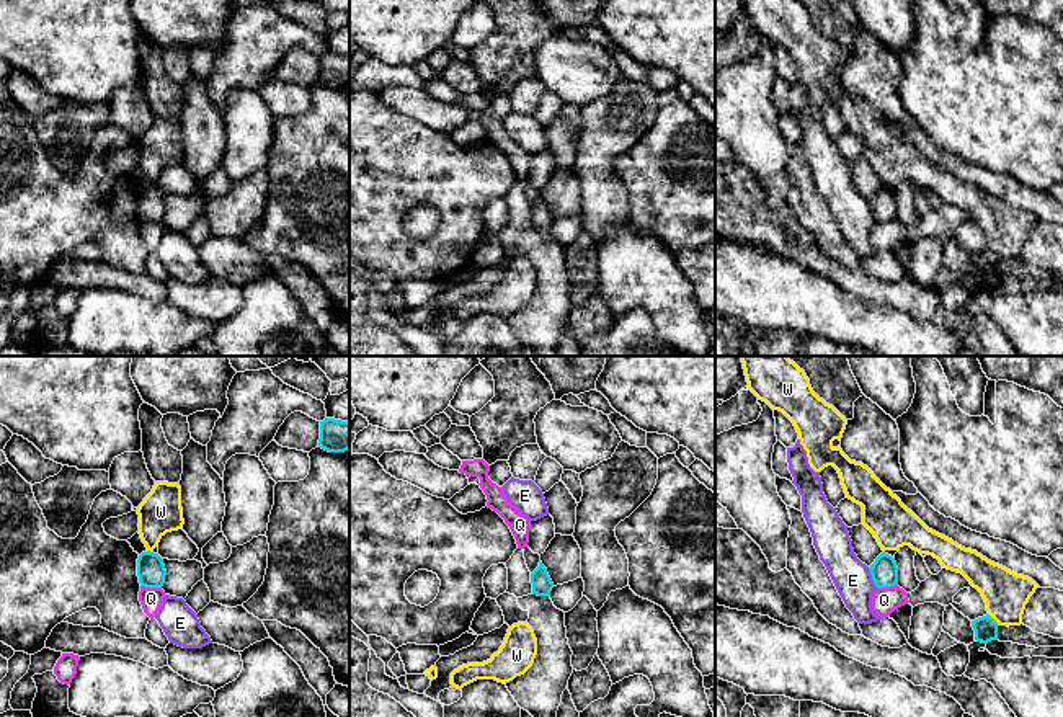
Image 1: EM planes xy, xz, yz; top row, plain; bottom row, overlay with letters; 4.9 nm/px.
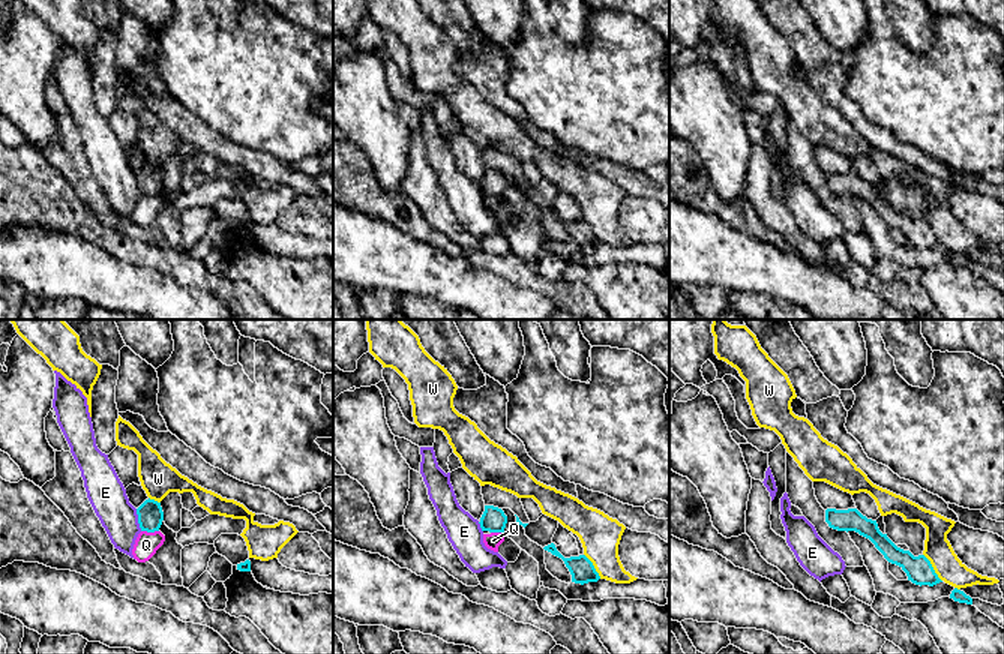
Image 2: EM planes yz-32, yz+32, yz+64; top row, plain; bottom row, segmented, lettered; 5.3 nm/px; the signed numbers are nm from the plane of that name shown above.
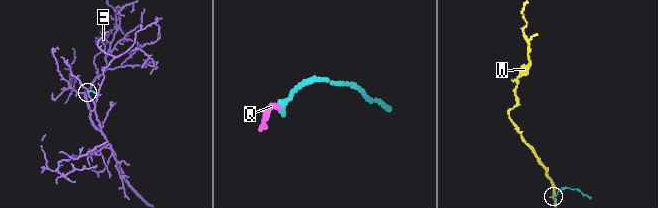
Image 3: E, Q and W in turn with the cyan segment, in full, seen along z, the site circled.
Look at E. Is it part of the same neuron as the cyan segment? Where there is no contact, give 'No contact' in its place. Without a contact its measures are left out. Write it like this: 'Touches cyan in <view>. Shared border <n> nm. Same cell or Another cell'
Touches cyan in yz. Shared border 120 nm. Another cell

